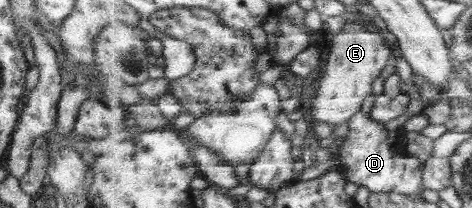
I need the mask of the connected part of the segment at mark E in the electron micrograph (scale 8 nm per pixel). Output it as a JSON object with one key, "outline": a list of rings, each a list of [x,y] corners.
{"outline":[[[346,21],[341,31],[334,35],[327,61],[323,68],[316,95],[312,98],[311,122],[326,122],[330,126],[346,124],[360,112],[364,100],[372,96],[372,82],[391,63],[391,49],[382,34],[372,33],[364,24]]]}

